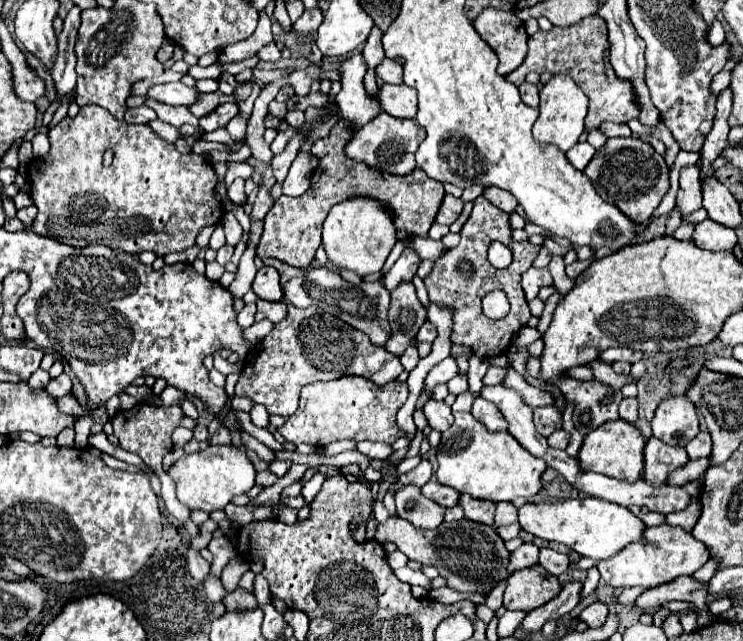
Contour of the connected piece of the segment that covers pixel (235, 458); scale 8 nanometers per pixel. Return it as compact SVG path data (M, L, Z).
M209 446L207 450L185 454L177 460L167 474L177 486L177 500L183 502L189 510L223 510L233 496L247 494L255 486L255 468L247 458L245 450L239 446Z

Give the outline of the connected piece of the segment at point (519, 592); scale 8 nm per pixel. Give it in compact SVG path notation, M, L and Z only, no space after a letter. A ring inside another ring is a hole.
M533 566L525 570L515 570L507 580L503 606L507 610L531 612L533 608L539 608L541 604L553 600L557 592L561 592L559 580L545 568Z

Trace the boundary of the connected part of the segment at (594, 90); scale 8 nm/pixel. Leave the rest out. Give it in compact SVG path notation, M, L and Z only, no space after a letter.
M587 16L579 24L561 28L555 26L549 32L537 30L533 36L529 36L529 52L523 64L505 76L515 86L521 86L525 82L525 76L529 72L551 72L551 74L567 74L571 76L577 86L587 94L589 98L589 114L585 118L585 128L599 128L601 122L623 122L639 118L641 106L637 104L637 96L633 96L633 84L629 80L621 80L615 72L607 70L605 58L609 52L607 42L607 24L601 20L601 16Z

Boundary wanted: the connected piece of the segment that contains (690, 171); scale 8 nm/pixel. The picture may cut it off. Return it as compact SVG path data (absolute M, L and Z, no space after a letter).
M689 166L681 170L681 188L677 194L677 206L681 216L689 216L699 210L701 204L701 176L697 166Z

